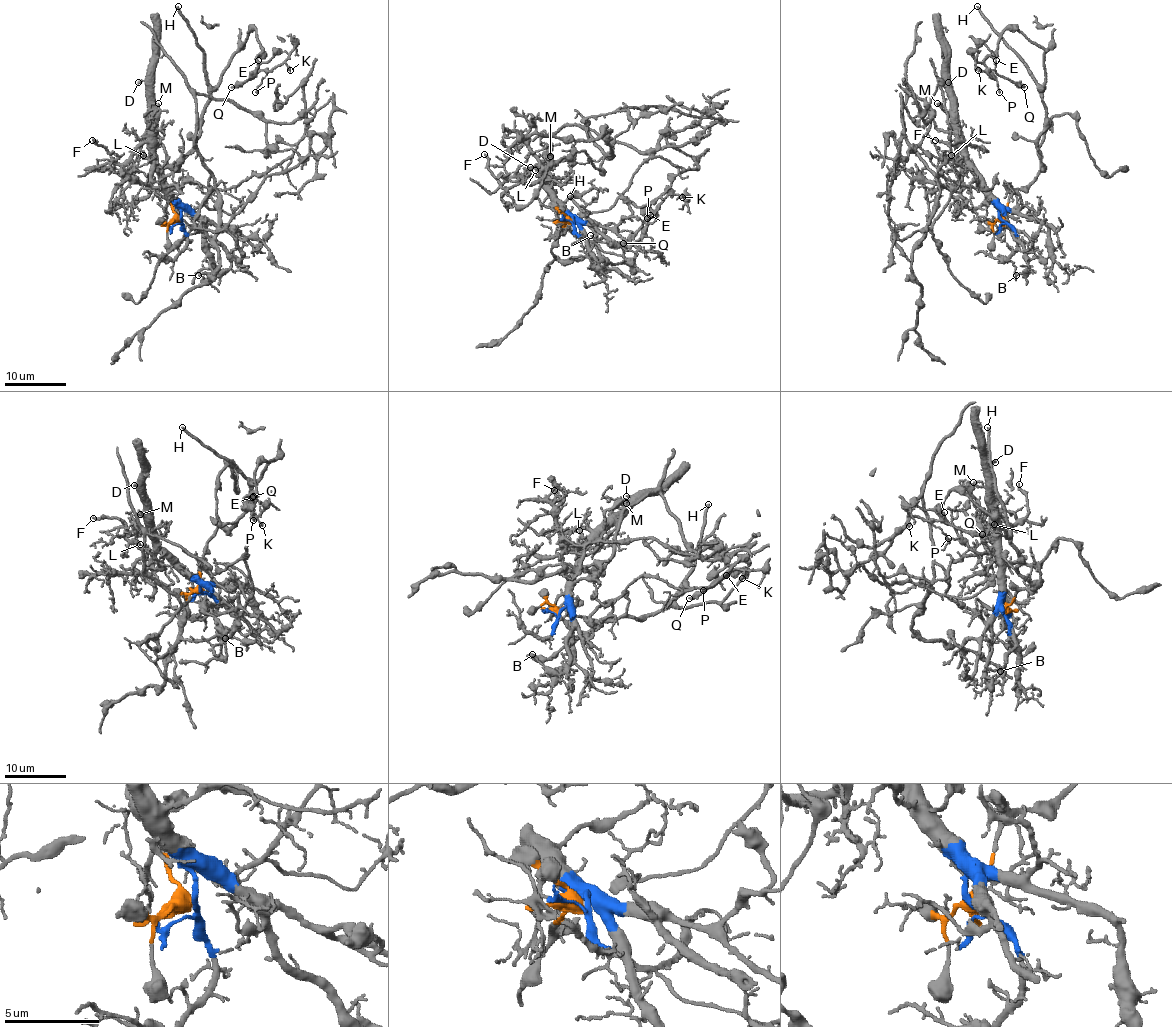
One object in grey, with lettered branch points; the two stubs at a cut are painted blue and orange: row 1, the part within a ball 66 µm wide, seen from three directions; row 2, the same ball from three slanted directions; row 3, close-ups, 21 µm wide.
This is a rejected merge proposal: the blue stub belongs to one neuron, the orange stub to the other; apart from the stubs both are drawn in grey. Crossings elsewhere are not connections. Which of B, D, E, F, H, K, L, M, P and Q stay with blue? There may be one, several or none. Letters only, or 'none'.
B, D, F, L, M

